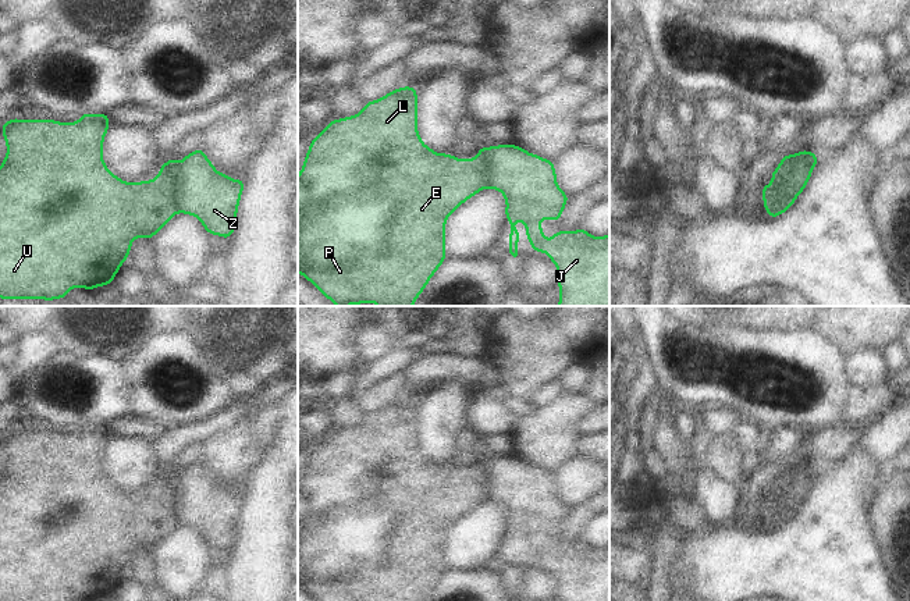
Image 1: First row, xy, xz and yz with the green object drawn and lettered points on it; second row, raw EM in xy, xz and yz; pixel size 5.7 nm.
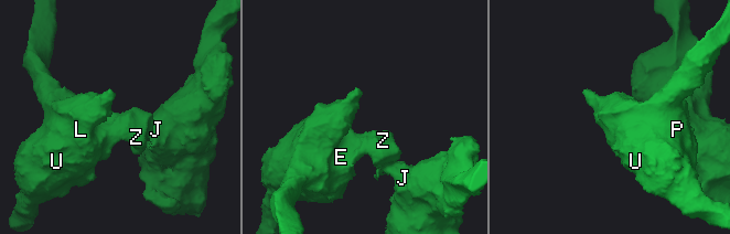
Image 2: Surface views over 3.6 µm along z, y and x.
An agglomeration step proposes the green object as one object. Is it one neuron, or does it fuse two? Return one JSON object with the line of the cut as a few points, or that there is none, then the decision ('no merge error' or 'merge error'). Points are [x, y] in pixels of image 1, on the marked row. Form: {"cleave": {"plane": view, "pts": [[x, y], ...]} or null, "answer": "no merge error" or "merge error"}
{"cleave": {"plane": "yz", "pts": [[796, 155], [781, 177], [781, 188], [763, 195]]}, "answer": "merge error"}

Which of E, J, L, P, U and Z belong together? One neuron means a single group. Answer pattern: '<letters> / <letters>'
E L P U / J Z

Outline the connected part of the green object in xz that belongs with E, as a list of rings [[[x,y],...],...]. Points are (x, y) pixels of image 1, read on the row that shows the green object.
[[[401,86],[372,102],[351,117],[331,120],[316,135],[305,154],[298,174],[298,273],[314,285],[335,306],[376,303],[377,306],[413,306],[416,299],[441,267],[447,256],[445,224],[448,217],[466,200],[487,188],[488,146],[481,146],[473,159],[458,159],[449,153],[437,153],[424,145],[417,131],[417,90],[416,86]]]

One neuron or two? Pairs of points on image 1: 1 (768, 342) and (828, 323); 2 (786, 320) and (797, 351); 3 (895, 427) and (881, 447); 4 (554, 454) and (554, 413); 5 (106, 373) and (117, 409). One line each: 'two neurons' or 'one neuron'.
1: two neurons
2: two neurons
3: one neuron
4: one neuron
5: one neuron

